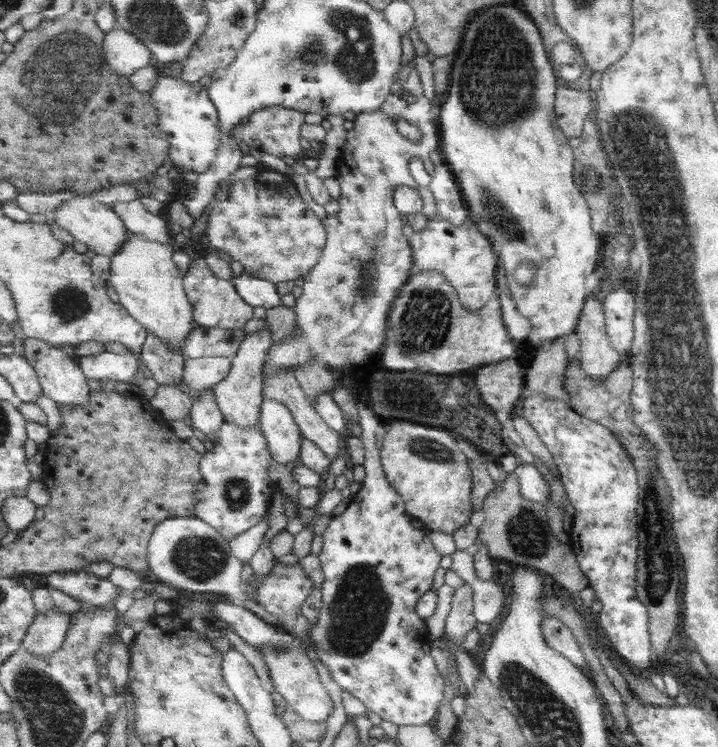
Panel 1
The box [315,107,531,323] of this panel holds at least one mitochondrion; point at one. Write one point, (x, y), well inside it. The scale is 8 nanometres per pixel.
(367, 285)

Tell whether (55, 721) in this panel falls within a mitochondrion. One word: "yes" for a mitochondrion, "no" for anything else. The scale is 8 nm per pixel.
yes

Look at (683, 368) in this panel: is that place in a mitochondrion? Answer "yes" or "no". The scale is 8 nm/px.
yes

